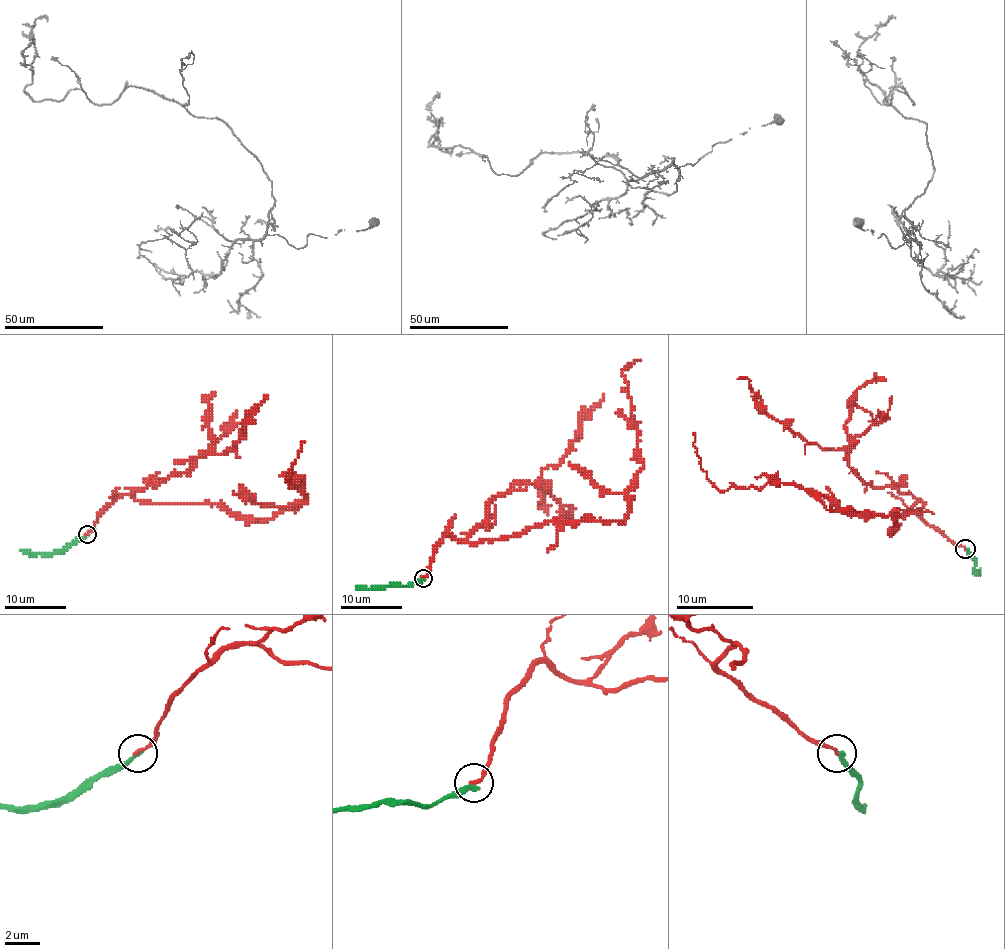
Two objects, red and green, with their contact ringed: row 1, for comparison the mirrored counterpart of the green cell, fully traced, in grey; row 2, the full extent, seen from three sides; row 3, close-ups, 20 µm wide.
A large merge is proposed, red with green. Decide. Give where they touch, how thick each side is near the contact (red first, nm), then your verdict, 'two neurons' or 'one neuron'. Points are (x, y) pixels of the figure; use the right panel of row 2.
place (965, 549); calibres 200 and 240 nm; two neurons

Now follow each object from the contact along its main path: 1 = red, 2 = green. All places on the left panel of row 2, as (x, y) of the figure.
1: (87, 534), (120, 497), (212, 503), (270, 520), (307, 501), (302, 483), (291, 487), (286, 478), (303, 441)
2: (87, 534), (56, 552), (36, 554), (21, 549)

